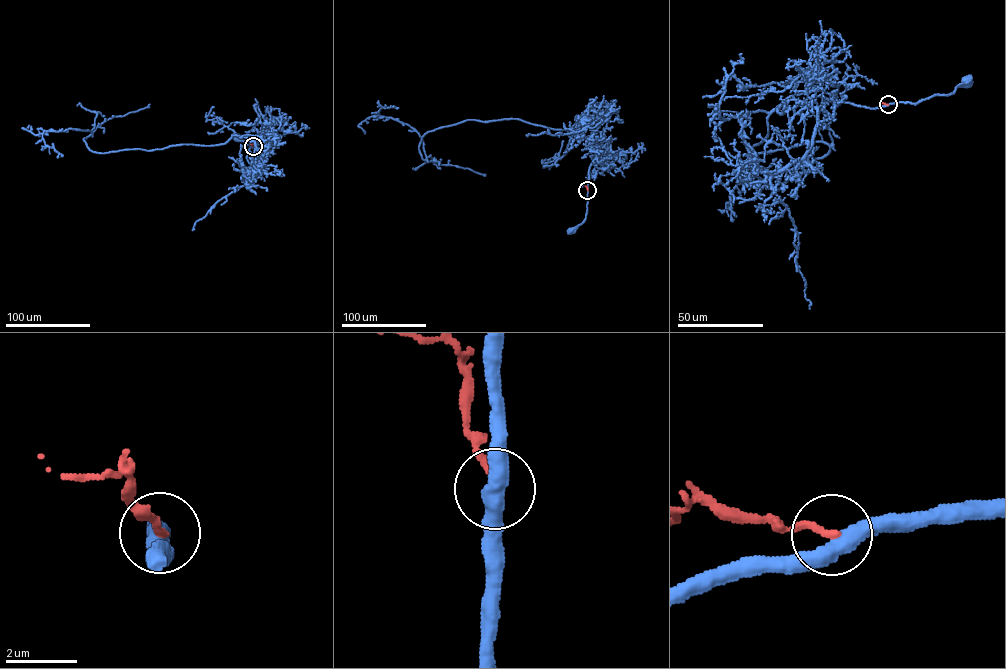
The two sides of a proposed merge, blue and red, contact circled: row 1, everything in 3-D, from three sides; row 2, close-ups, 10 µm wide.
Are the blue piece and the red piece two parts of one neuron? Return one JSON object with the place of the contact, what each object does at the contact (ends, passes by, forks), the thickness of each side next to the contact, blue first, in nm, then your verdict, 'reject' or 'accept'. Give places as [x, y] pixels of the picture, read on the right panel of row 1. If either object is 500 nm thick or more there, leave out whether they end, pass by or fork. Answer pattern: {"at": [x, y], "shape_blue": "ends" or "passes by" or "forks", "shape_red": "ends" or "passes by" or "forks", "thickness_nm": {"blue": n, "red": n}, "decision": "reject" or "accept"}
{"at": [888, 104], "shape_blue": "passes by", "shape_red": "ends", "thickness_nm": {"blue": 480, "red": 240}, "decision": "reject"}

